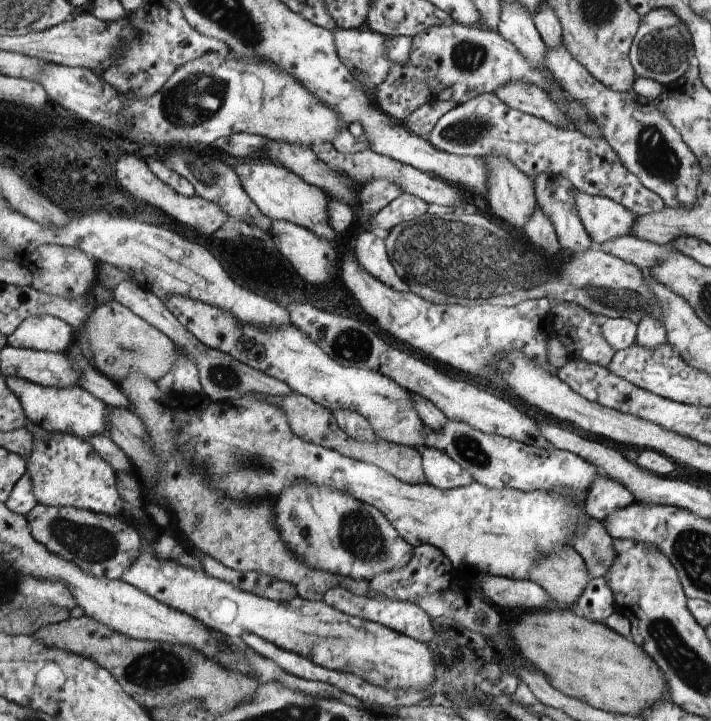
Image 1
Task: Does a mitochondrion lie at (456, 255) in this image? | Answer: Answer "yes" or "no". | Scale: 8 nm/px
yes

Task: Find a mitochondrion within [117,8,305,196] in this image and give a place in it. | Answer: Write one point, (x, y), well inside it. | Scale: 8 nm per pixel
(195, 100)

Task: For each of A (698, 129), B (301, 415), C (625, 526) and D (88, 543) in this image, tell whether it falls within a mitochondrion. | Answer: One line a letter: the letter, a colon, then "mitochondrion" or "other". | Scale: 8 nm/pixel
A: other
B: other
C: other
D: mitochondrion

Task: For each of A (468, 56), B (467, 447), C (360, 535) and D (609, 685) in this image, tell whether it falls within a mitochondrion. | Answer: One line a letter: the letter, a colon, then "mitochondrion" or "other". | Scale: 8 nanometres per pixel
A: mitochondrion
B: mitochondrion
C: mitochondrion
D: other

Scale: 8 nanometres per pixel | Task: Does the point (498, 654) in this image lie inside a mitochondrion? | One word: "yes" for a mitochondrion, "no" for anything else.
no

